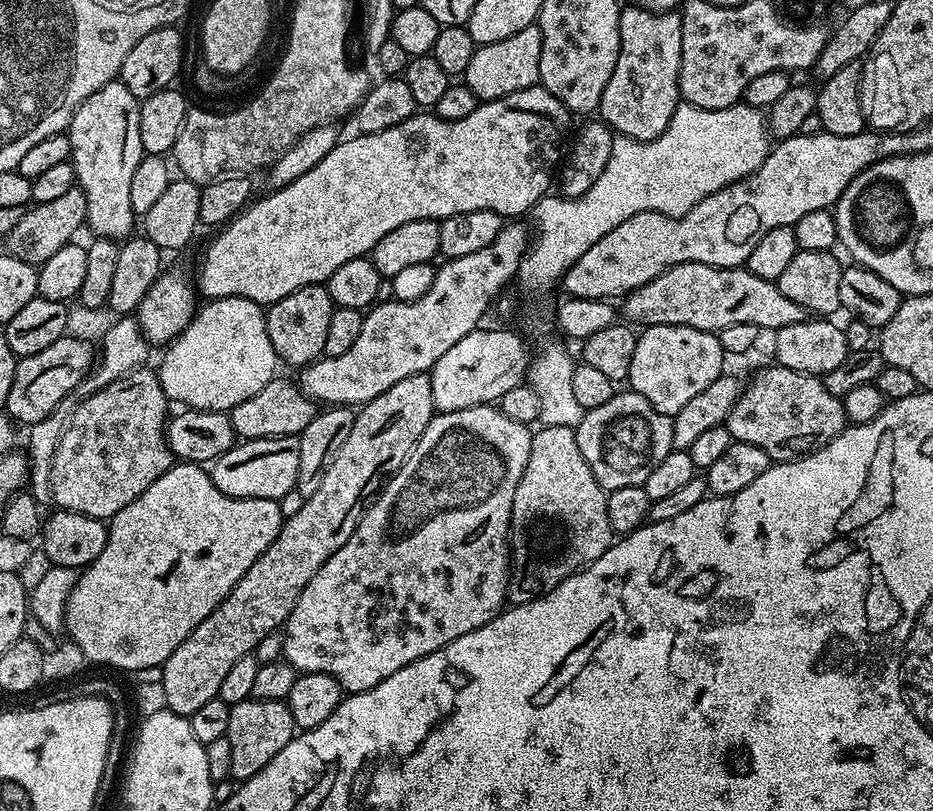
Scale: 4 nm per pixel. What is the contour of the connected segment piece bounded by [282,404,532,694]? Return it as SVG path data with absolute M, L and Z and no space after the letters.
M479 404L453 412L436 412L424 433L420 435L412 453L404 459L402 467L388 477L375 499L365 507L364 515L356 524L354 534L350 534L347 542L321 566L318 574L314 574L314 578L306 582L302 594L298 594L298 602L294 602L294 610L290 610L282 629L283 659L288 660L297 673L330 674L330 678L338 681L345 693L361 692L378 686L378 682L390 678L390 674L402 670L402 666L454 642L454 638L462 638L462 634L470 634L470 630L486 626L486 622L490 622L498 613L504 611L508 600L510 571L508 519L512 513L514 490L518 490L522 470L526 470L526 462L530 458L531 445L532 432L529 425L514 422L514 418L506 418L506 414L502 414L499 407L491 404Z

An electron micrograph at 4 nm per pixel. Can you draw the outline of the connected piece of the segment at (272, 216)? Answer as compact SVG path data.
M537 86L518 90L514 94L503 96L497 100L485 100L477 103L474 114L470 114L467 118L458 118L458 122L446 122L431 111L420 110L415 116L406 118L406 122L398 122L398 126L390 126L390 130L352 134L349 140L341 139L334 146L334 150L330 150L330 154L326 154L326 158L322 158L322 162L318 162L318 166L314 166L314 170L306 170L306 174L294 178L294 182L290 182L286 187L269 191L269 196L249 203L239 216L229 220L217 231L220 233L209 242L208 249L204 252L204 261L200 264L199 295L213 300L221 300L227 296L244 296L255 304L270 306L274 302L286 298L286 294L294 294L294 290L298 290L302 286L324 284L332 277L334 270L338 270L338 266L359 256L367 257L378 242L378 238L390 234L390 230L396 229L397 226L406 226L406 222L418 222L419 220L439 222L450 214L462 214L470 210L494 210L505 218L520 218L523 212L524 215L531 213L532 207L544 196L549 195L551 188L548 187L551 184L553 187L554 173L561 163L562 149L565 147L566 137L569 135L568 119L570 119L568 107L562 102L558 102L558 98L554 98L554 94L550 94L542 86Z

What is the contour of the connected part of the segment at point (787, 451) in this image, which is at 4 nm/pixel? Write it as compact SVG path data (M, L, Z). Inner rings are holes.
M779 366L771 367L762 369L749 384L746 384L740 397L734 402L726 421L733 441L758 446L758 450L766 450L770 458L795 458L817 452L846 427L843 399L830 394L830 390L826 390L823 379L819 376Z

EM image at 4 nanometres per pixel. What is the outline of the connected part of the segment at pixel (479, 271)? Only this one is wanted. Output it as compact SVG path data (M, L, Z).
M520 222L505 223L503 230L490 242L490 246L485 246L483 250L478 250L475 254L466 254L463 258L444 260L436 268L434 282L430 282L430 290L422 294L422 298L414 298L414 302L402 302L395 298L388 298L388 301L377 302L367 309L362 331L358 333L358 339L354 341L354 346L346 350L346 354L337 356L324 356L319 360L312 361L303 369L304 372L298 377L300 391L313 402L319 402L324 406L363 406L369 404L378 394L390 390L394 382L402 382L402 378L410 378L419 372L431 373L438 358L450 350L450 346L455 346L466 338L466 334L475 332L481 327L484 315L488 312L488 307L495 305L501 299L504 287L508 283L517 279L520 271L520 263L524 253L528 251L530 243L530 232L520 225Z

